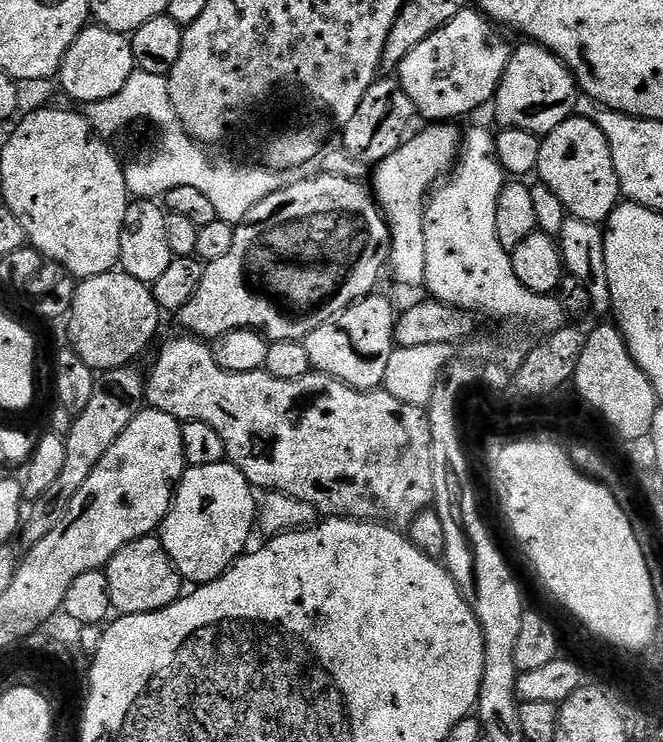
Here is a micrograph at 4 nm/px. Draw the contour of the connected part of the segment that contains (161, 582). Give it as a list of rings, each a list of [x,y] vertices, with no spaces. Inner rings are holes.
[[[159,535],[143,536],[118,550],[103,569],[110,585],[110,602],[120,616],[157,612],[175,604],[182,595],[182,577],[166,554]]]

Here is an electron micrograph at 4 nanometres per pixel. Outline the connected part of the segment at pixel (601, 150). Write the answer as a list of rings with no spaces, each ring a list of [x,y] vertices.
[[[573,115],[543,137],[540,142],[538,166],[535,170],[539,183],[550,186],[569,216],[603,225],[621,199],[614,158],[606,142],[606,134],[586,118]]]

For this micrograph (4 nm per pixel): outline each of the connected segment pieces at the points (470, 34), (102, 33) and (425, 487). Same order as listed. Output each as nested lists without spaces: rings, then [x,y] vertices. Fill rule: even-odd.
[[[469,6],[459,12],[442,30],[434,30],[426,42],[421,42],[410,55],[402,58],[398,69],[398,79],[406,98],[410,98],[415,115],[424,122],[456,122],[459,116],[476,112],[484,103],[495,97],[502,82],[502,74],[512,57],[513,45],[503,36],[501,29],[493,24],[483,12]]]
[[[85,26],[78,34],[74,46],[66,52],[58,73],[64,92],[81,106],[114,98],[130,82],[130,74],[137,71],[131,39],[125,33],[99,26]]]
[[[191,334],[179,335],[173,340],[165,342],[164,349],[157,354],[156,361],[152,364],[152,369],[146,372],[144,395],[147,403],[181,422],[185,420],[206,422],[206,426],[215,430],[221,436],[222,443],[226,445],[227,463],[234,465],[238,470],[242,470],[244,477],[252,483],[253,489],[261,490],[260,488],[264,488],[265,493],[281,492],[287,496],[298,498],[302,502],[310,502],[310,506],[314,506],[317,513],[328,518],[347,518],[387,524],[397,530],[407,529],[413,518],[425,511],[435,501],[434,466],[430,462],[430,422],[425,409],[410,406],[406,402],[398,402],[398,398],[394,398],[394,394],[383,390],[359,392],[358,389],[351,388],[349,384],[344,384],[332,376],[325,376],[324,373],[315,370],[297,380],[274,378],[269,372],[263,370],[250,374],[227,372],[222,370],[222,366],[218,366],[218,362],[212,356],[211,347],[205,341]]]

